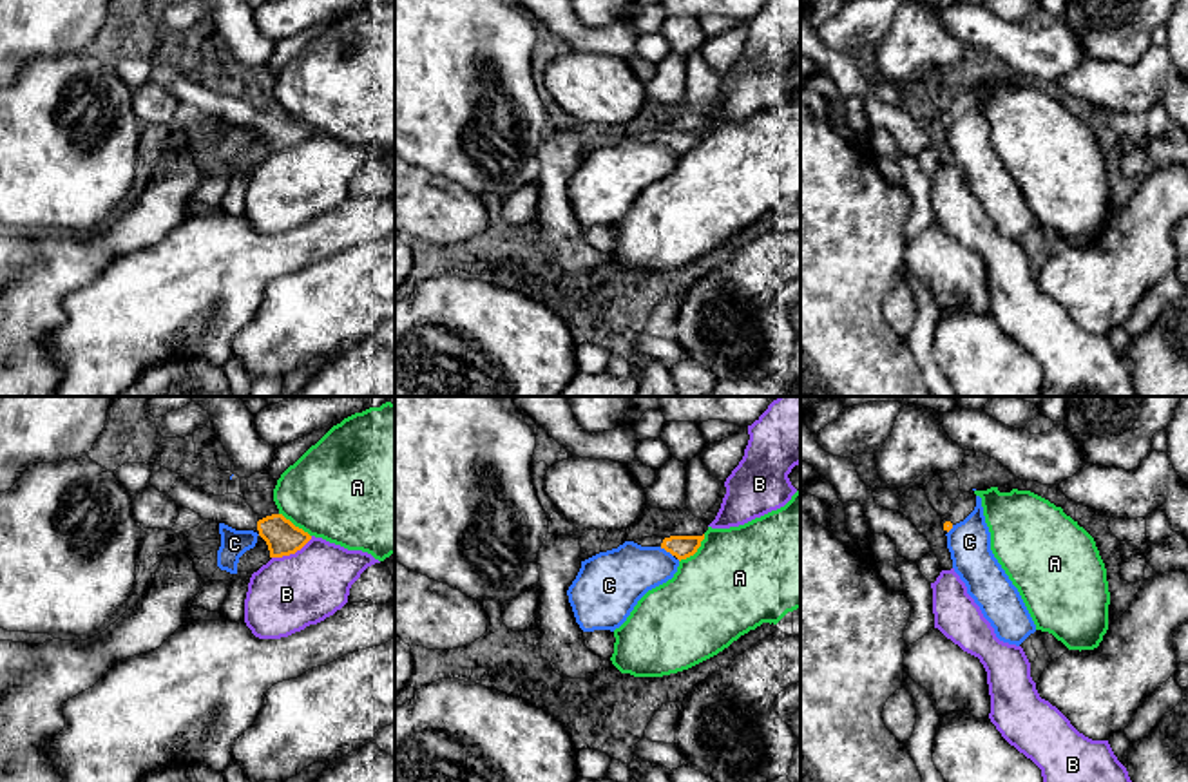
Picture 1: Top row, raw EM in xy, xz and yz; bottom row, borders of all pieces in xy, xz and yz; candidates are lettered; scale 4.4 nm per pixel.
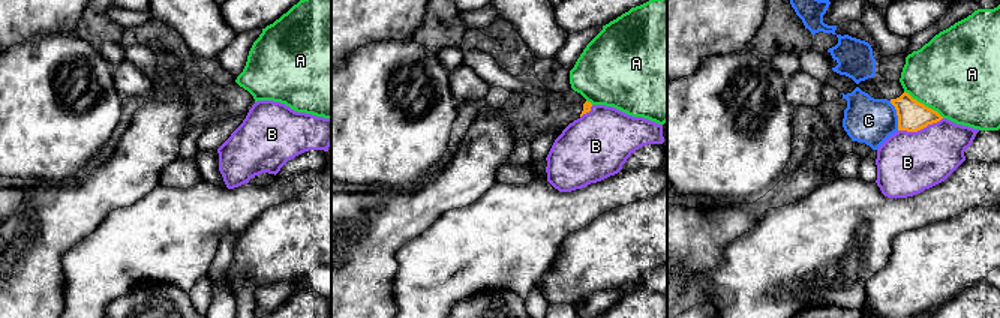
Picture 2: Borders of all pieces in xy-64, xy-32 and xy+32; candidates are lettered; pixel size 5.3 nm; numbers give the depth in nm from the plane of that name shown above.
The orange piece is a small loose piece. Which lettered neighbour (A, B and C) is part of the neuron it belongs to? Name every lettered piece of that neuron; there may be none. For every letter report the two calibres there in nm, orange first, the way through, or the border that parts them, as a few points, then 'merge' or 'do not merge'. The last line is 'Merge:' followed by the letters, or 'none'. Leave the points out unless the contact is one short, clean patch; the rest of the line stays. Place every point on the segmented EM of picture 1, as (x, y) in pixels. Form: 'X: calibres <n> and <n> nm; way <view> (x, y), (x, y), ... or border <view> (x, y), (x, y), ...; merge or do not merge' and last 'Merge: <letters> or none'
A: calibres 100 and 460 nm; border xz (705, 534), (699, 547), (680, 562); do not merge
B: calibres 160 and 340 nm; border xy (312, 536), (294, 553), (272, 558); do not merge
C: calibres 100 and 260 nm; do not merge
Merge: none

